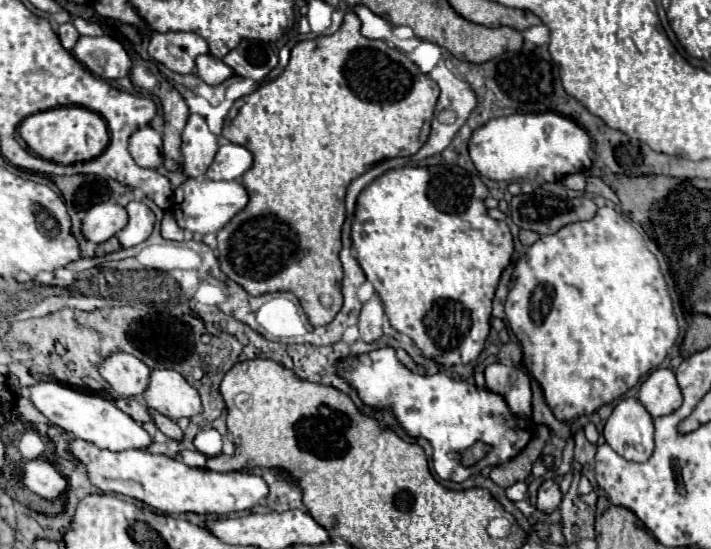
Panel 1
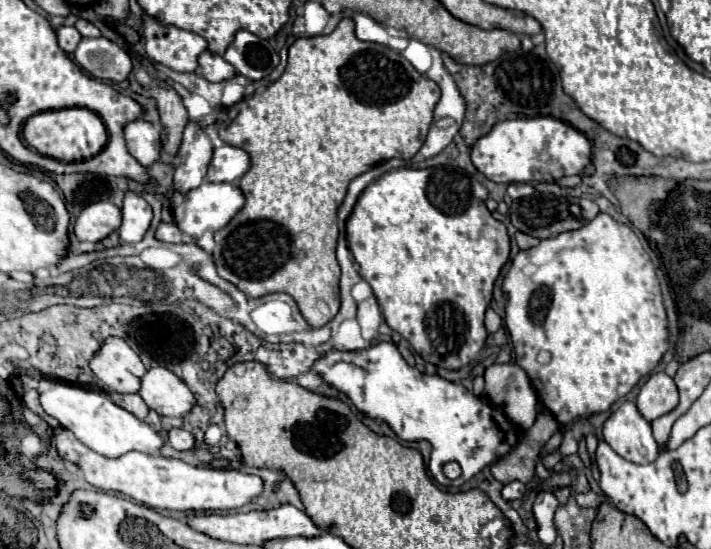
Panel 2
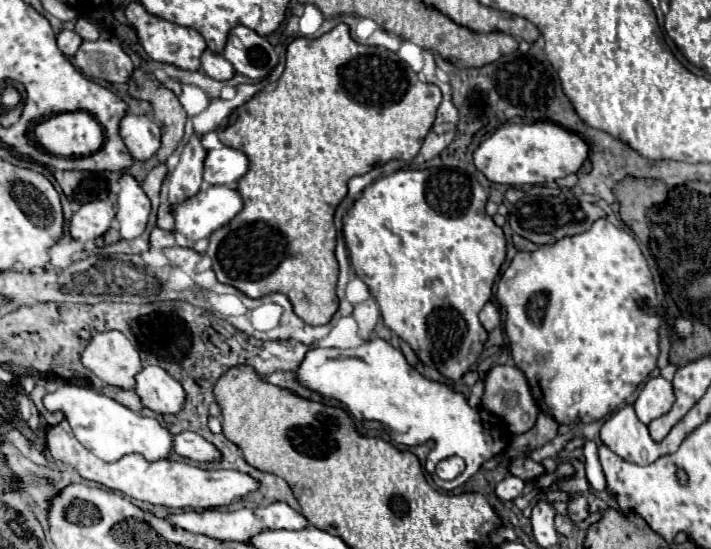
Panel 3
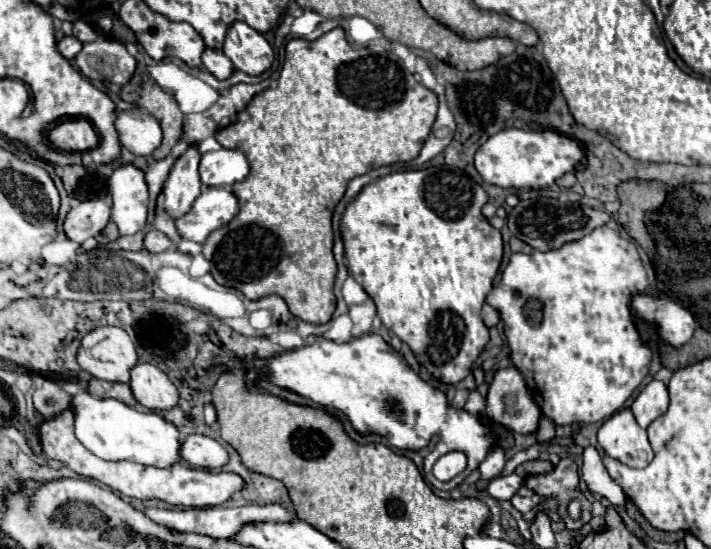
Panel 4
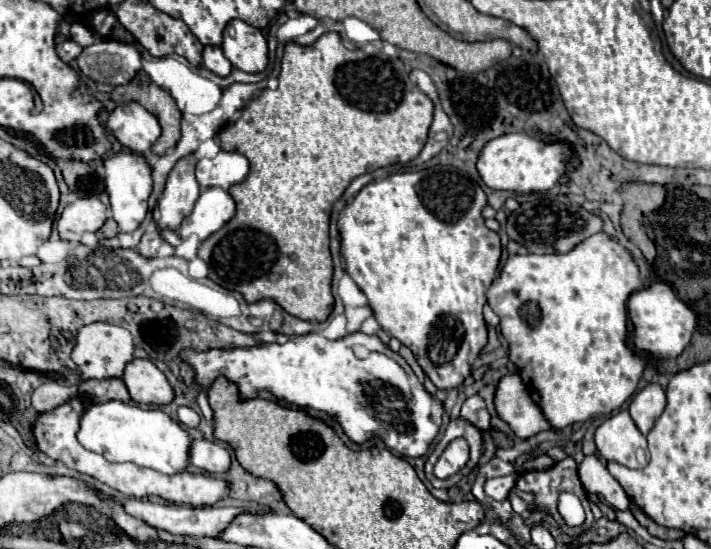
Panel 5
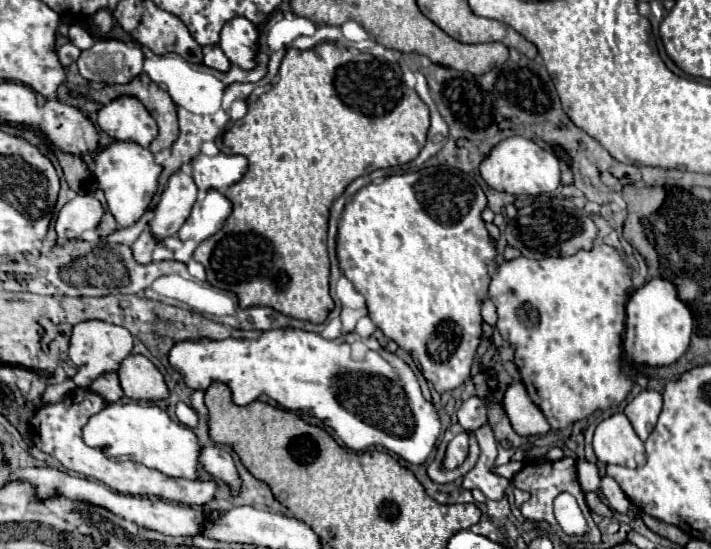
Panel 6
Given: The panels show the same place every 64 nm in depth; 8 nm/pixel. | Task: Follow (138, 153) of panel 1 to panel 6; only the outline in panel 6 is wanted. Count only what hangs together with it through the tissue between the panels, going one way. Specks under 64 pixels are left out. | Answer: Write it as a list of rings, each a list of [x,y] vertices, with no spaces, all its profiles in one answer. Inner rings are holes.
[[[122,96],[98,112],[98,126],[116,140],[136,142],[148,148],[156,138],[158,126],[152,114],[132,96]]]

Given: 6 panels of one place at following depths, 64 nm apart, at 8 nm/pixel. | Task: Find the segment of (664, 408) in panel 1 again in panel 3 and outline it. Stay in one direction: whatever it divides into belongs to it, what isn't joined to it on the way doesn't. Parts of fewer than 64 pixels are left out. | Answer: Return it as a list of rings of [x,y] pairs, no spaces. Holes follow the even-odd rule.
[[[654,376],[640,390],[634,402],[634,410],[644,424],[650,424],[654,418],[664,416],[672,408],[674,400],[676,396],[672,384],[664,376]]]

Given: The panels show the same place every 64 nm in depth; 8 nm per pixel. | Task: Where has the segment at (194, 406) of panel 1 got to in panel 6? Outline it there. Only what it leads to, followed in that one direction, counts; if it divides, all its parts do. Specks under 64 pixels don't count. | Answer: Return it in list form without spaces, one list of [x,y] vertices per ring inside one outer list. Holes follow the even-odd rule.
[[[128,356],[118,370],[118,378],[124,394],[132,400],[158,402],[170,396],[164,376],[146,356]]]

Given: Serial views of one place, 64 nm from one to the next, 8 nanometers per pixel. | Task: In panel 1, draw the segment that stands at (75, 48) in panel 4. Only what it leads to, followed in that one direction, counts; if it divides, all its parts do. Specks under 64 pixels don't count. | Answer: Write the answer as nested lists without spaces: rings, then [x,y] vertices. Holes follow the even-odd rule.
[[[64,22],[64,24],[60,24],[60,28],[58,28],[58,36],[60,36],[62,46],[64,46],[66,50],[72,50],[80,34],[76,32],[76,28],[74,28],[72,22]]]

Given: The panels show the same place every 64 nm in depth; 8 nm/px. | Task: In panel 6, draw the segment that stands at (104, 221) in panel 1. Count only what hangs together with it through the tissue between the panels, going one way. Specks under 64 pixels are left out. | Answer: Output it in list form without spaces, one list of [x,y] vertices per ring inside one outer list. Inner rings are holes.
[[[94,194],[76,196],[74,200],[66,202],[56,218],[56,234],[58,240],[78,240],[80,232],[98,228],[102,220],[104,208]]]

